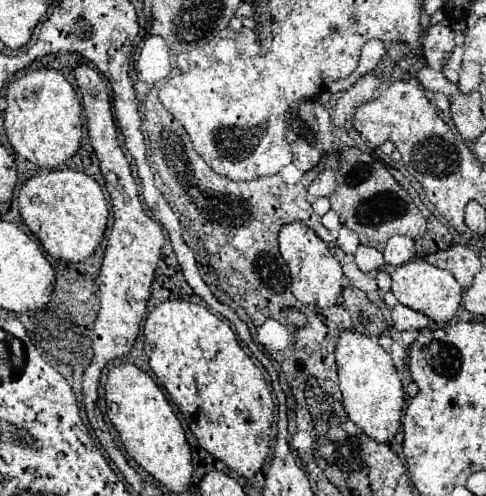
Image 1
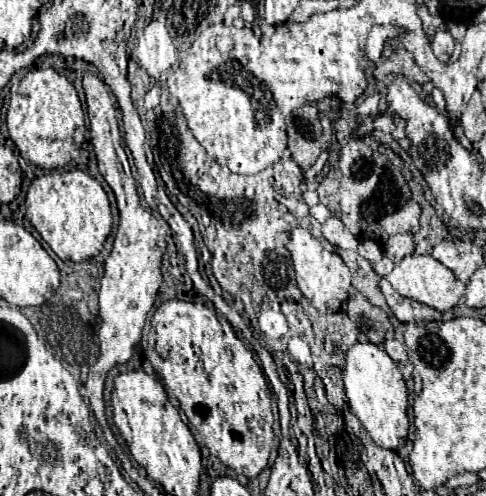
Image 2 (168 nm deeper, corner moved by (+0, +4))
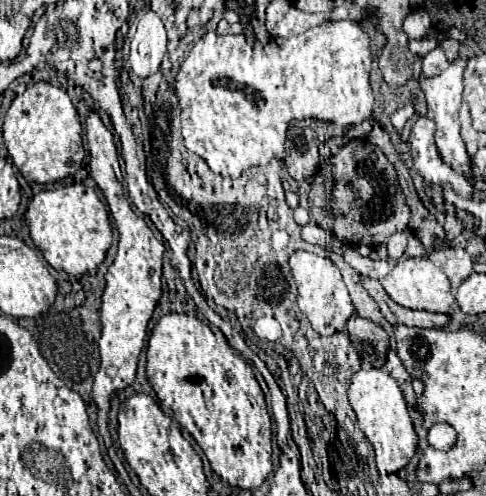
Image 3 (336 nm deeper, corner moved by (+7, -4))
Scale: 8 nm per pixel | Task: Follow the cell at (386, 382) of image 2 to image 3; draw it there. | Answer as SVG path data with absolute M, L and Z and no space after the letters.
M363 368L351 378L349 402L357 414L359 428L375 448L379 474L397 474L401 468L405 468L417 450L419 438L397 380L391 378L385 368Z

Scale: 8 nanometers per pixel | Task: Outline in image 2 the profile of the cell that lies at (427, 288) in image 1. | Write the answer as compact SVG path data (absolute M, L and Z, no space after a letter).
M410 254L410 256L404 256L396 266L394 270L386 276L386 280L404 296L404 298L410 298L410 300L416 300L420 304L426 304L438 312L448 312L452 310L458 300L462 298L464 294L464 286L458 284L456 276L444 266L440 264L438 260L434 260L432 256L420 256L420 254Z

